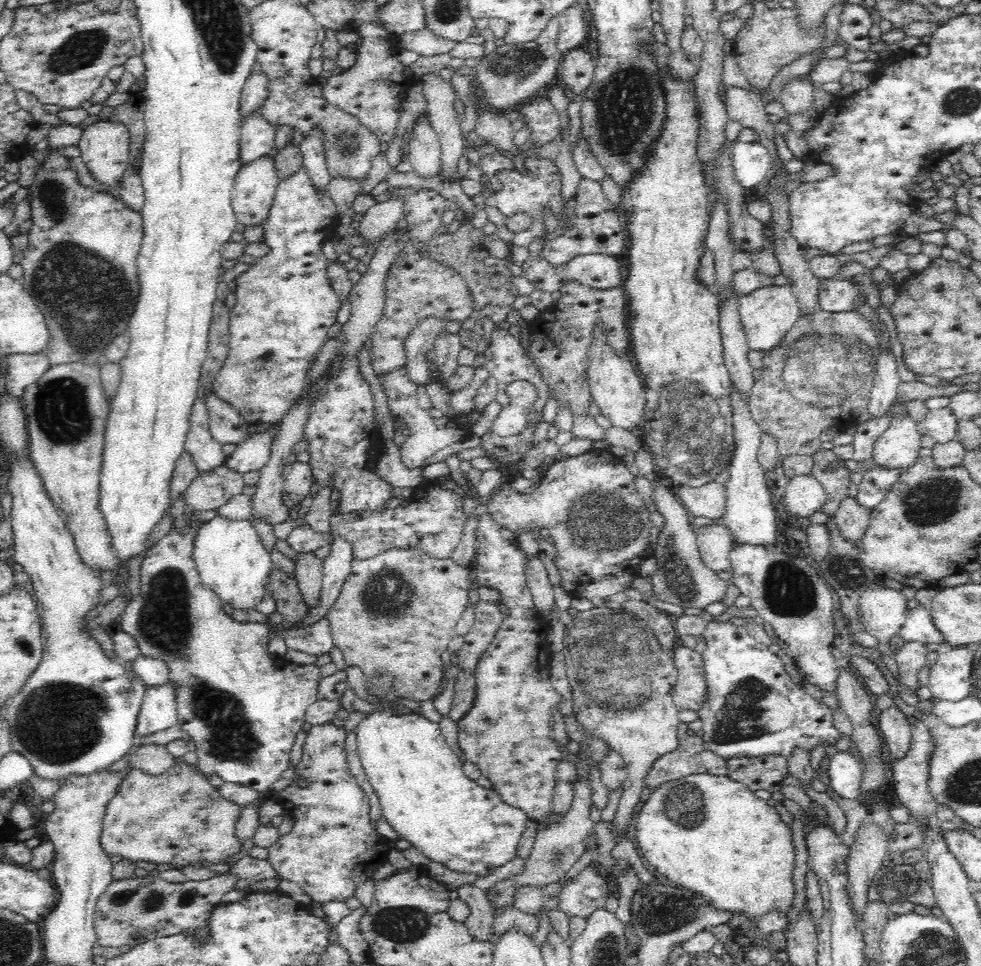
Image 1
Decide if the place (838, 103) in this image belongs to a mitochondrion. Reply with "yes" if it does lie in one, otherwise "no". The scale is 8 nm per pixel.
no

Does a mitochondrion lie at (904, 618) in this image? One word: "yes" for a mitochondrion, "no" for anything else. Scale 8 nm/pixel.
no

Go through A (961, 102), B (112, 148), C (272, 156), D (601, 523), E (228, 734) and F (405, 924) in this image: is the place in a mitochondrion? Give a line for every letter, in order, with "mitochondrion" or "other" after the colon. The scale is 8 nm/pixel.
A: mitochondrion
B: other
C: other
D: mitochondrion
E: mitochondrion
F: mitochondrion

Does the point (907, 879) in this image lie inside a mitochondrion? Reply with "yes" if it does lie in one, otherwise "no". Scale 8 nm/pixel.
no

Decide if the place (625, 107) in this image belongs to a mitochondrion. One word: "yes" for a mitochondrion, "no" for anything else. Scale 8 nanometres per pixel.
yes

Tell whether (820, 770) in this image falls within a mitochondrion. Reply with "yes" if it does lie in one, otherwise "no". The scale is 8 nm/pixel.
no

